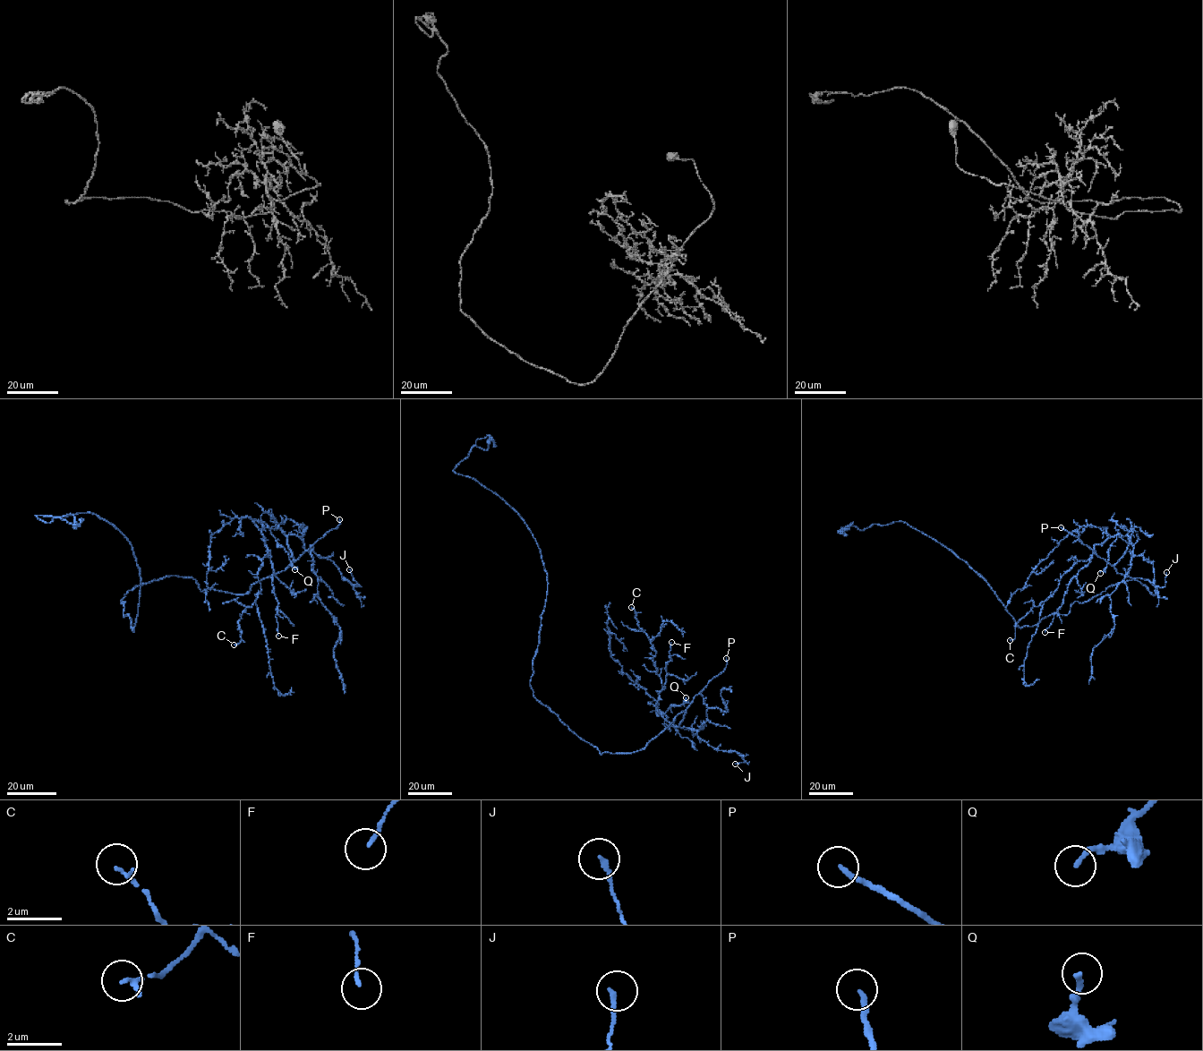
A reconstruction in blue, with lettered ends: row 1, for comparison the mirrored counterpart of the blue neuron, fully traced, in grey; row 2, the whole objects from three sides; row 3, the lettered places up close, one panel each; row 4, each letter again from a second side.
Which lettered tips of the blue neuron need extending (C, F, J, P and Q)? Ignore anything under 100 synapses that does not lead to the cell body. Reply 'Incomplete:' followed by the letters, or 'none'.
Incomplete: P

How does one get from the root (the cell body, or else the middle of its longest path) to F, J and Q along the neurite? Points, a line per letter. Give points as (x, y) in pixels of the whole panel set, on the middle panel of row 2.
F: (563, 723), (601, 755), (643, 749), (685, 711), (678, 726), (669, 723), (656, 706), (666, 681), (671, 642)
J: (563, 723), (601, 755), (630, 753), (685, 711), (678, 726), (736, 752), (744, 762), (735, 764)
Q: (563, 723), (601, 755), (633, 753), (685, 711), (679, 724), (674, 726), (662, 714), (686, 697)

